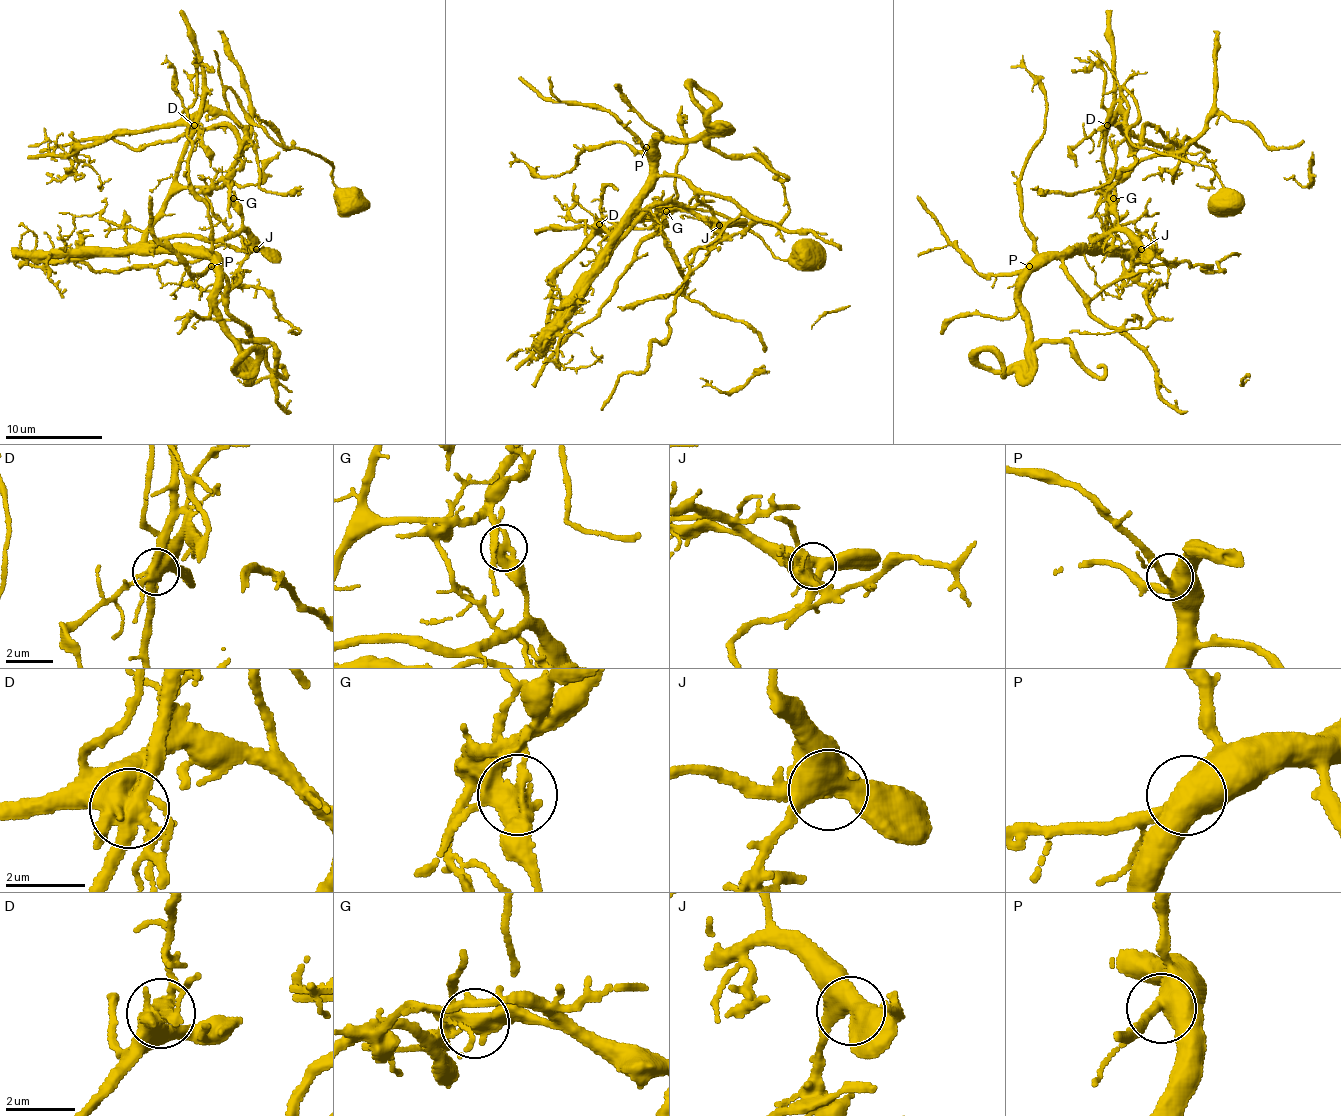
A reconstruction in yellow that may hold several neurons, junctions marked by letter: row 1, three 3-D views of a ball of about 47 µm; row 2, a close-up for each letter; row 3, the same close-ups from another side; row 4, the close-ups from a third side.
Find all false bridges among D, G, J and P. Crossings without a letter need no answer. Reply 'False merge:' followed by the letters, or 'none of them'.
False merge: D, G

